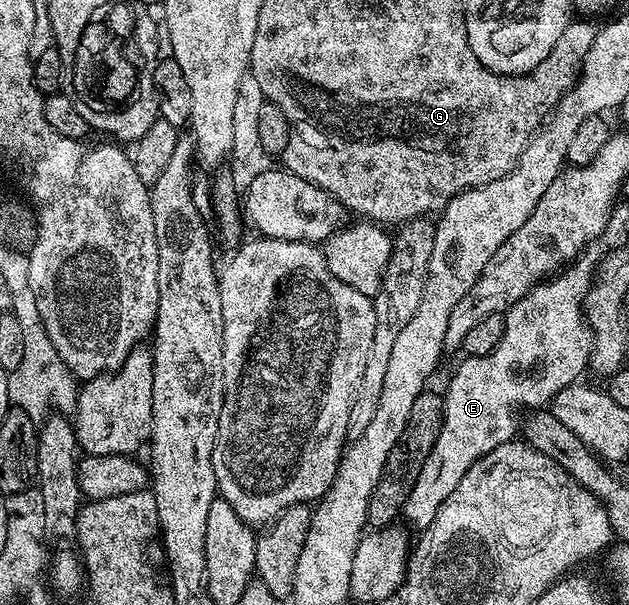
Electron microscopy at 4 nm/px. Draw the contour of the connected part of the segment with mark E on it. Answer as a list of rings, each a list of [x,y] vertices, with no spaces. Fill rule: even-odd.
[[[595,246],[588,247],[578,258],[570,261],[562,270],[556,271],[550,278],[538,283],[530,288],[521,299],[507,309],[505,313],[505,334],[501,342],[487,356],[467,356],[459,364],[459,369],[455,372],[455,377],[448,382],[448,392],[443,396],[443,425],[441,434],[419,471],[417,482],[405,502],[402,515],[407,516],[411,524],[426,526],[433,522],[437,510],[453,494],[453,490],[458,488],[461,478],[469,470],[473,463],[482,461],[483,455],[489,454],[497,446],[512,443],[516,439],[517,429],[521,424],[521,415],[515,409],[515,404],[519,408],[531,410],[538,409],[543,400],[551,402],[559,391],[576,383],[583,370],[587,370],[591,359],[591,346],[593,337],[585,319],[585,305],[587,302],[587,292],[592,286],[595,272],[595,263],[599,260],[599,252]],[[539,364],[543,371],[543,388],[535,380],[530,380],[527,376],[519,373],[519,368],[523,372],[531,372]]]

